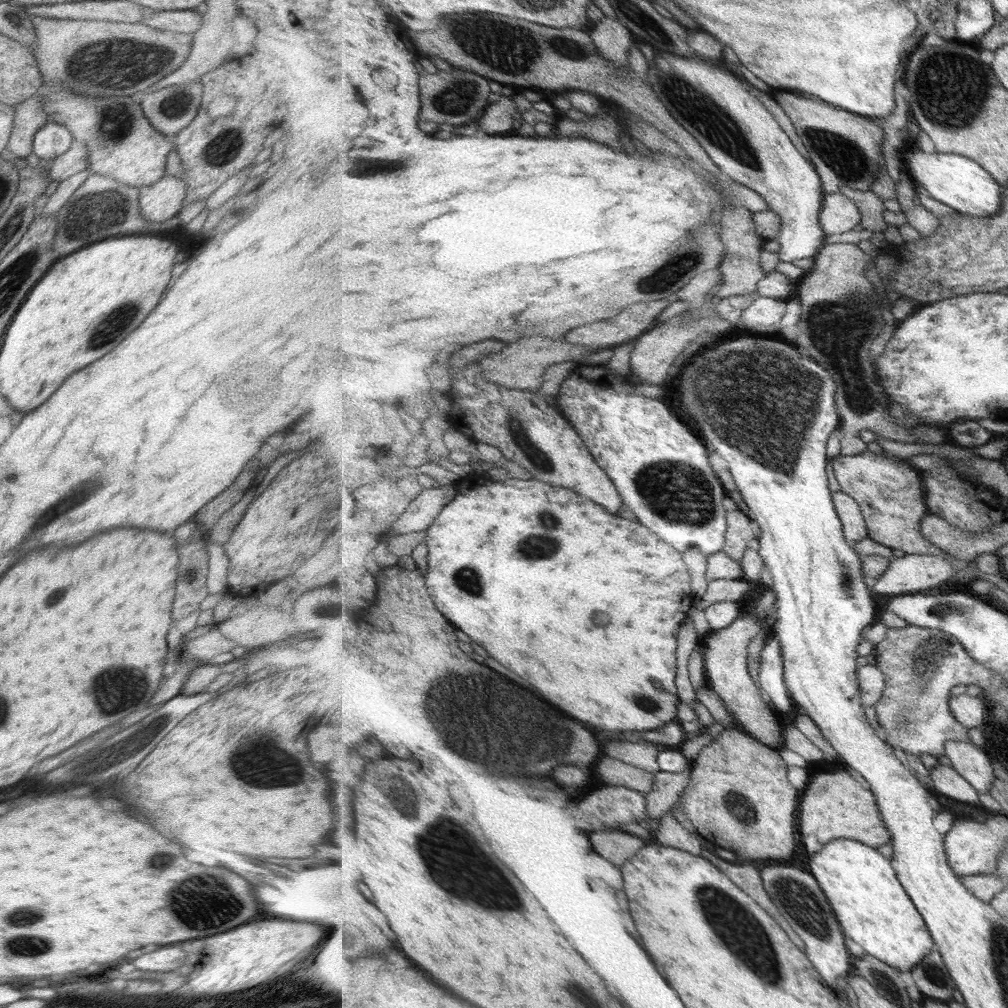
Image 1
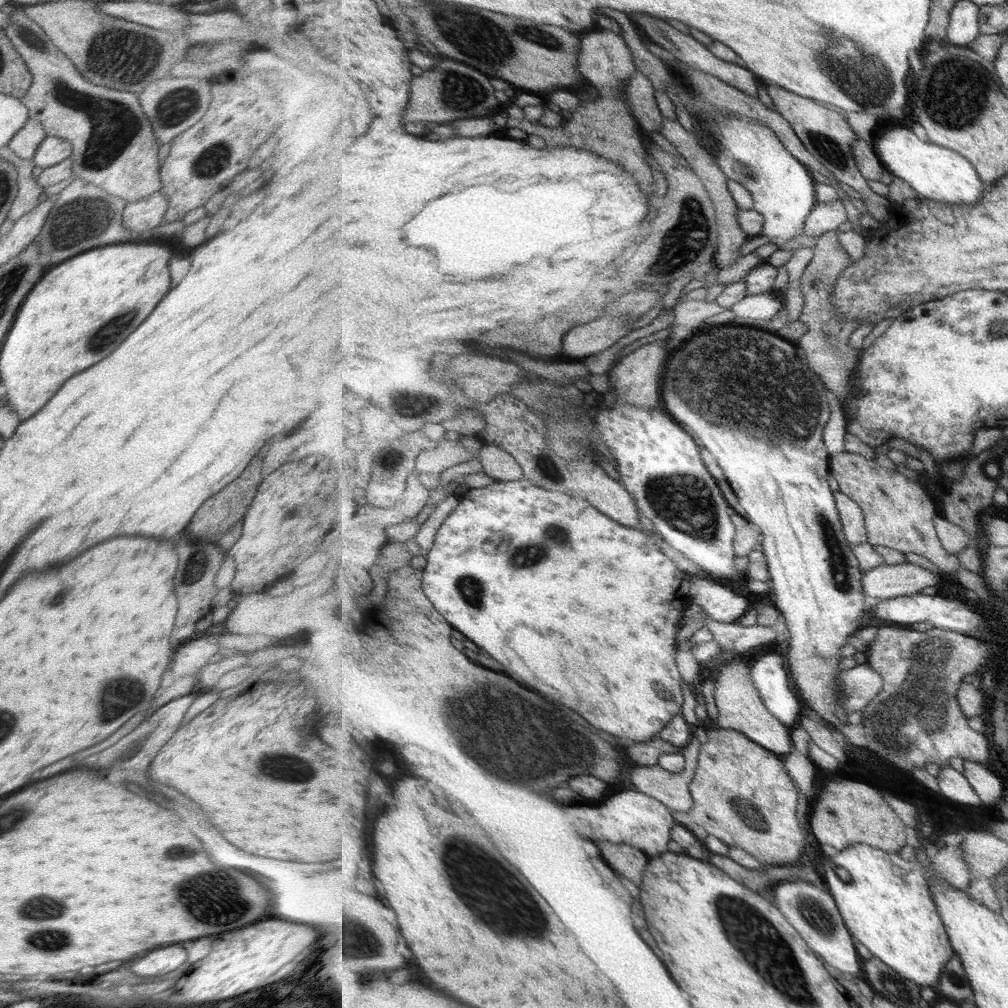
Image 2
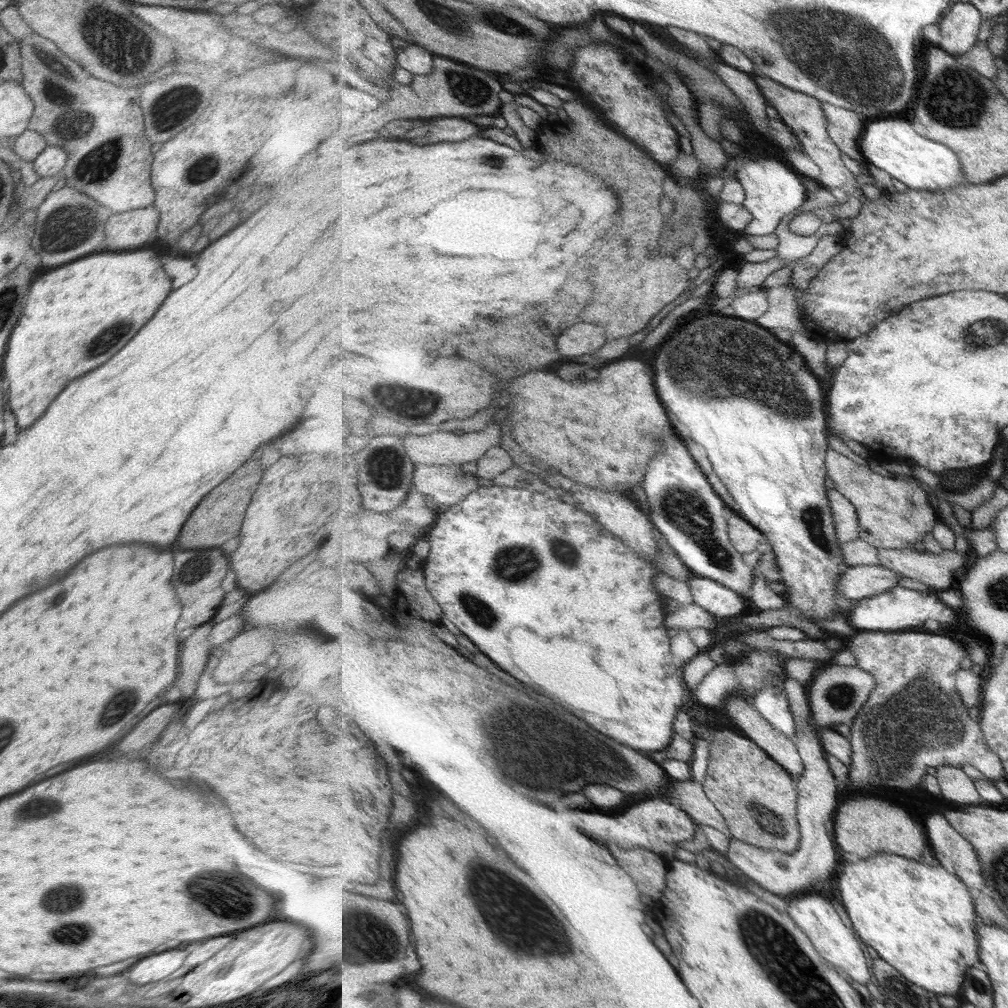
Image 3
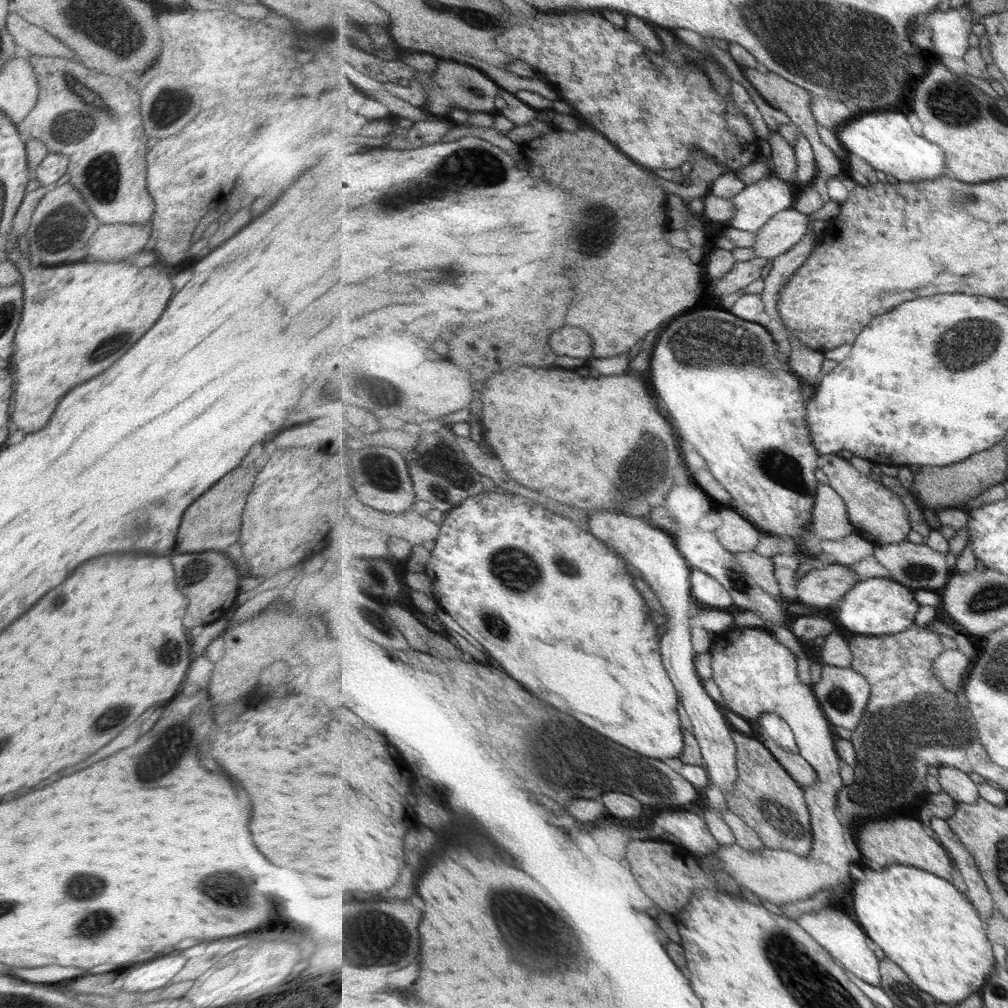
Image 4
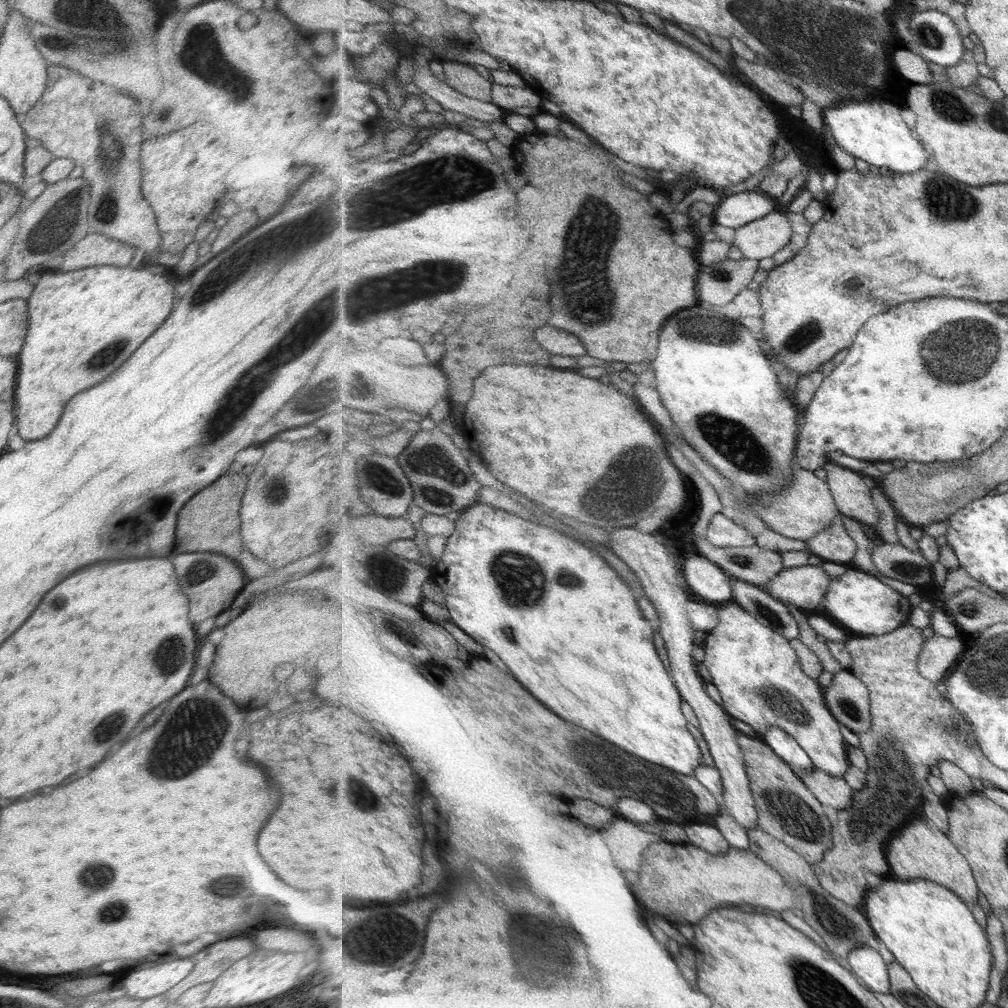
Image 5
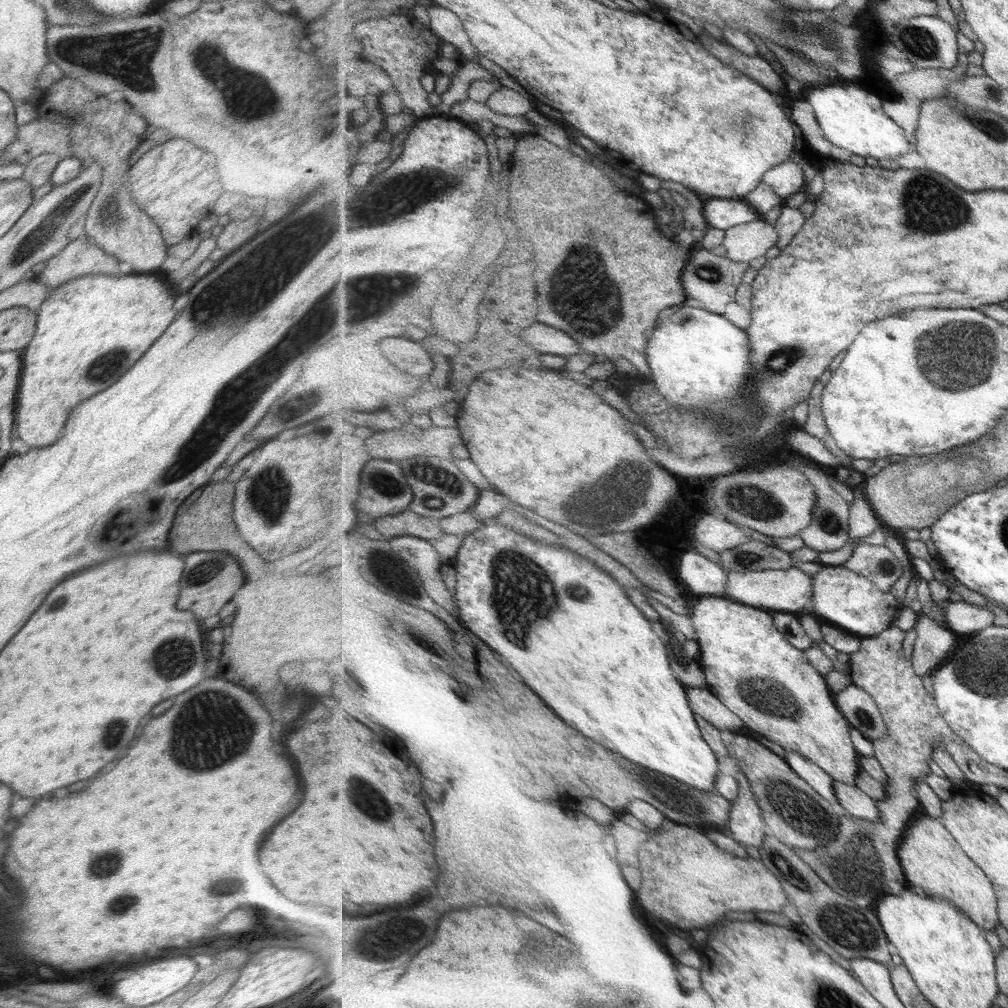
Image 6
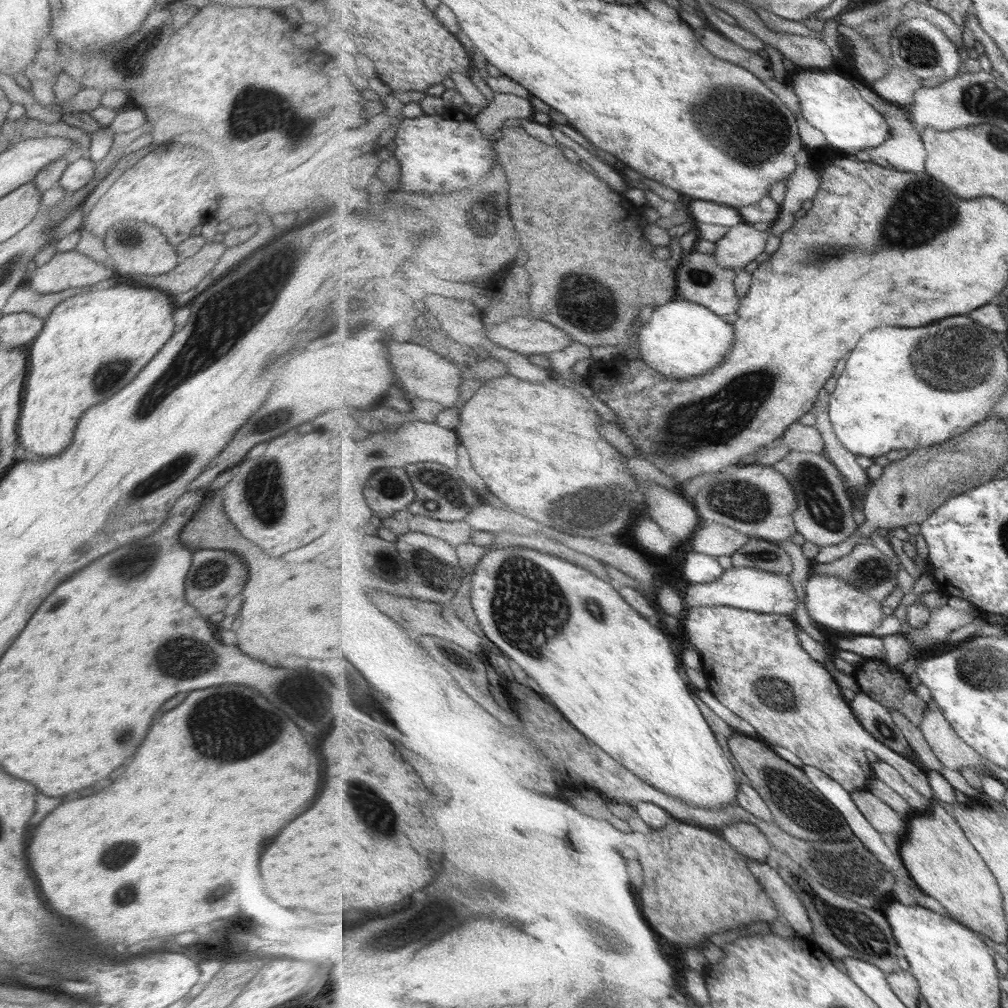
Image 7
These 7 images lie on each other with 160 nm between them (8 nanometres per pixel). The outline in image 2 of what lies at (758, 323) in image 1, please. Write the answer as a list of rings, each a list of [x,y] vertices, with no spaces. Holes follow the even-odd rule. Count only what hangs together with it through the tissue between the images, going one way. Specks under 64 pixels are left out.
[[[774,293],[748,295],[732,308],[732,312],[740,322],[756,322],[771,320],[784,306],[781,300],[775,298]]]

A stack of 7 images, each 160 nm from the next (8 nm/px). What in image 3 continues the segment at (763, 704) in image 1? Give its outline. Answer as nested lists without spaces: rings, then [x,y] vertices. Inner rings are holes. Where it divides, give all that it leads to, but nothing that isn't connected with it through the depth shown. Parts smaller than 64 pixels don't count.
[[[737,692],[729,697],[724,708],[726,708],[728,717],[736,723],[739,730],[742,730],[741,734],[743,736],[756,742],[757,746],[760,746],[767,754],[770,754],[778,763],[781,763],[781,766],[784,766],[793,777],[797,778],[801,776],[805,770],[805,765],[797,749],[796,740],[785,736],[783,732],[779,732],[779,730],[758,711],[753,699],[745,698],[745,696],[741,696],[739,692]]]

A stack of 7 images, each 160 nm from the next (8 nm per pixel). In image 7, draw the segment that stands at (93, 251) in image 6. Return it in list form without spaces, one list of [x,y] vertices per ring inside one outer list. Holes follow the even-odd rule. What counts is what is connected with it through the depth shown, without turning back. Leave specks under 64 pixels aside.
[[[75,249],[55,254],[49,262],[36,268],[28,278],[29,288],[41,294],[56,293],[70,287],[71,290],[79,291],[83,285],[101,284],[105,279],[116,276],[113,266],[105,266],[99,262],[93,262],[91,258],[79,254]]]

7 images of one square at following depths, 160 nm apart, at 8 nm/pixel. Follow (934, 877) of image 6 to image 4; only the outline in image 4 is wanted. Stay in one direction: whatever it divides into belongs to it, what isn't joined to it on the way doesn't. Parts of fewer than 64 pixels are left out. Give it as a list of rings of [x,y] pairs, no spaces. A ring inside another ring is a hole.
[[[906,814],[897,815],[895,818],[863,821],[854,832],[854,840],[852,847],[858,863],[865,864],[873,870],[880,871],[887,865],[894,864],[911,865],[949,881],[956,870],[953,866],[955,862],[946,848],[931,836],[927,836],[921,821],[912,820]]]

